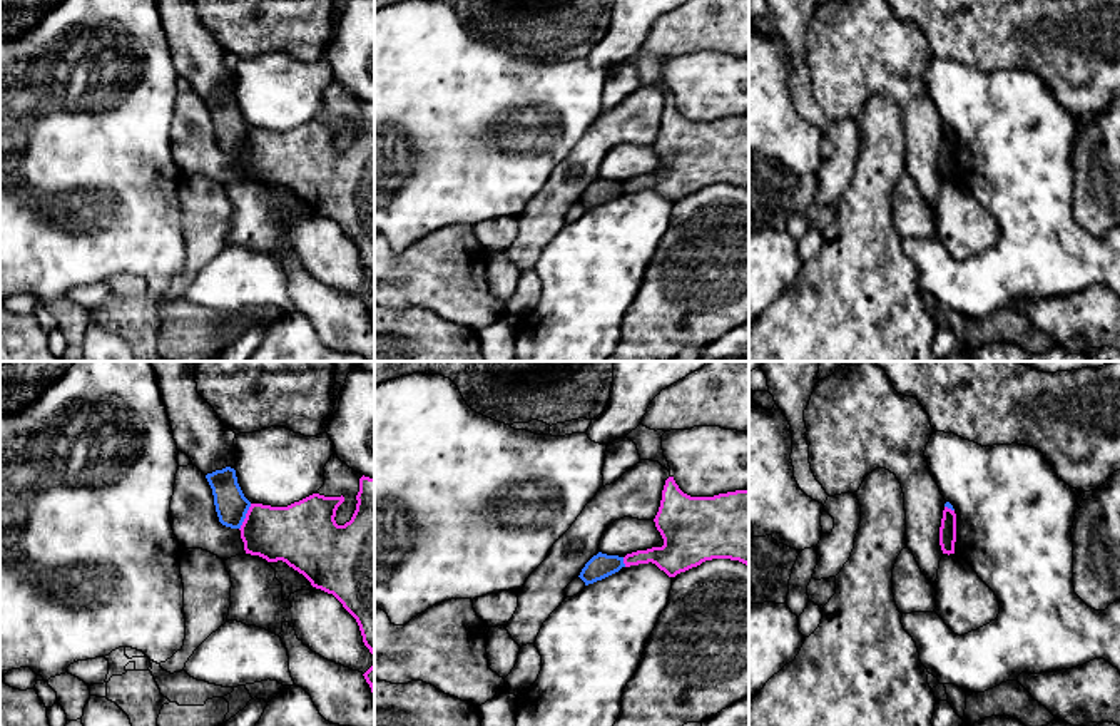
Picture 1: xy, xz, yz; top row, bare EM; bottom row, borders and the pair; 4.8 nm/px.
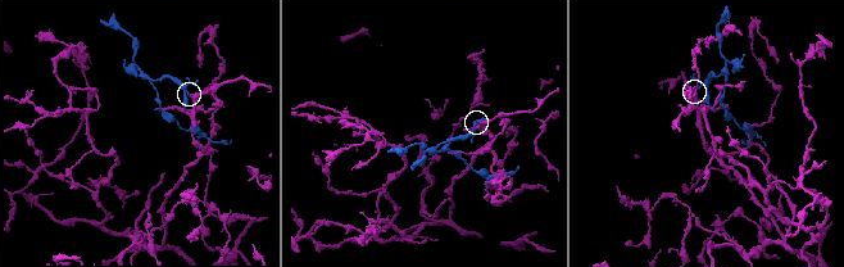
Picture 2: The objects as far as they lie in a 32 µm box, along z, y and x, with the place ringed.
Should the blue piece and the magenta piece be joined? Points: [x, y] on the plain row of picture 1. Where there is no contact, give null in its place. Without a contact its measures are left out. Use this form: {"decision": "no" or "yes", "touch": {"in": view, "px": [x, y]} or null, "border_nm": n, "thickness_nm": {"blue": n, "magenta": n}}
{"decision": "no", "touch": {"in": "xy", "px": [244, 143]}, "border_nm": 140, "thickness_nm": {"blue": 160, "magenta": 280}}

